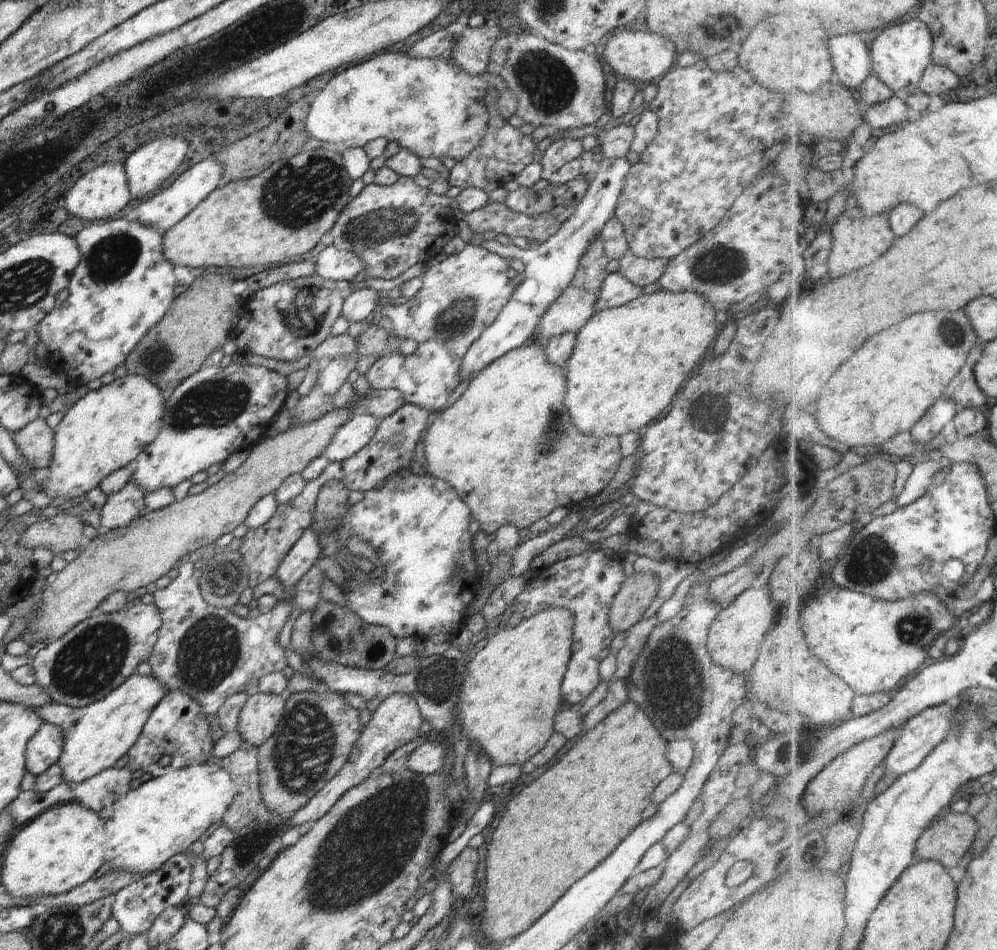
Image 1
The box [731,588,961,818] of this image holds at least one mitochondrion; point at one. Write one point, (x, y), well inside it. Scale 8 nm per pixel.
(911, 628)

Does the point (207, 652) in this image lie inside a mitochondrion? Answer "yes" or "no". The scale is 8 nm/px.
yes

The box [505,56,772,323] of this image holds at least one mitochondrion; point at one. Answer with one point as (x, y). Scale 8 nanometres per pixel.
(719, 263)

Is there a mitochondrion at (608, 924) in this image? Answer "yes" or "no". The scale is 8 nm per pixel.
no

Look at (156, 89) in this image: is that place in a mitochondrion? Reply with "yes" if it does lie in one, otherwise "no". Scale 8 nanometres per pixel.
no

